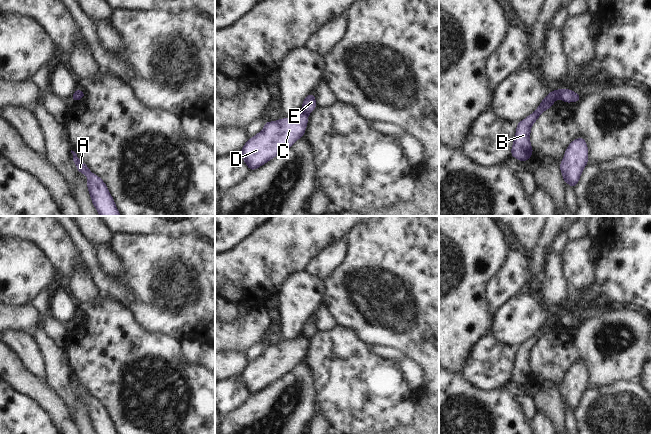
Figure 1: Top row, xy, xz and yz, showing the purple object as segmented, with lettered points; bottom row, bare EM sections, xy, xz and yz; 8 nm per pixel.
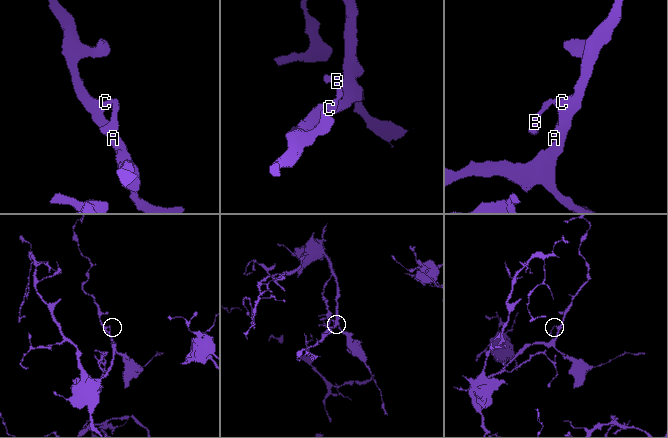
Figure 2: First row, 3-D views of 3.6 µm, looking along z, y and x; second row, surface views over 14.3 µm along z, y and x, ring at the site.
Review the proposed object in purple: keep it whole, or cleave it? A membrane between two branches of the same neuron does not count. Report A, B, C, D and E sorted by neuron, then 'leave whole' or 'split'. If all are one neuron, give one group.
A C D / B E | split

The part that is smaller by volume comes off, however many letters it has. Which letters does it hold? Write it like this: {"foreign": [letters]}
{"foreign": ["B", "E"]}

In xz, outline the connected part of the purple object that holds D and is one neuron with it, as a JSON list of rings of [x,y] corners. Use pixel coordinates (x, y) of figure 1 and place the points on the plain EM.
[[[302,335],[294,341],[266,345],[264,352],[247,364],[240,374],[250,395],[253,395],[290,372],[304,360],[308,339]]]

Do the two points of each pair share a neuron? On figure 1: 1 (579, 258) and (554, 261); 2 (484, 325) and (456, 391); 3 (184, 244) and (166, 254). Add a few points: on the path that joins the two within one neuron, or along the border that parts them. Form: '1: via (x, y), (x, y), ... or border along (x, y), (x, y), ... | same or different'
1: border along (561, 259), (561, 269), (567, 283) | different
2: border along (449, 371), (457, 374) | different
3: via (180, 248), (174, 254), (170, 254) | same

